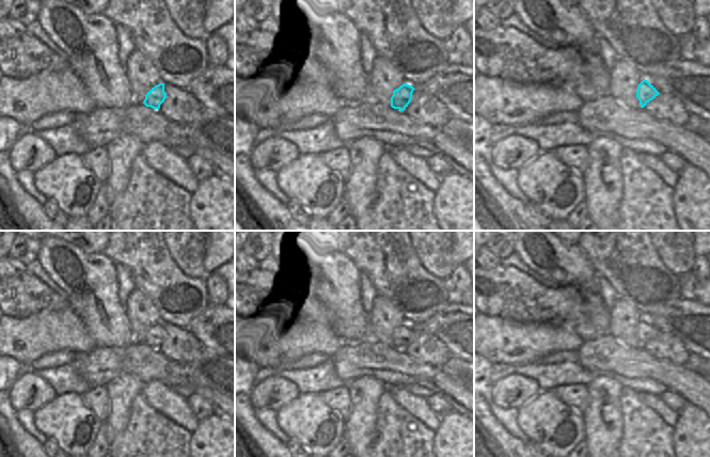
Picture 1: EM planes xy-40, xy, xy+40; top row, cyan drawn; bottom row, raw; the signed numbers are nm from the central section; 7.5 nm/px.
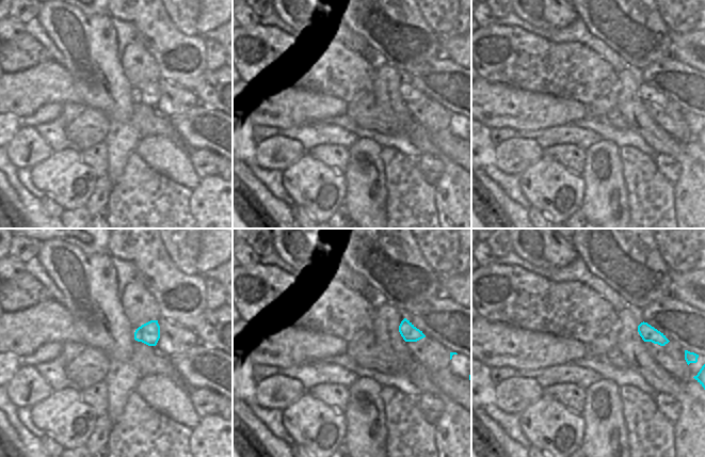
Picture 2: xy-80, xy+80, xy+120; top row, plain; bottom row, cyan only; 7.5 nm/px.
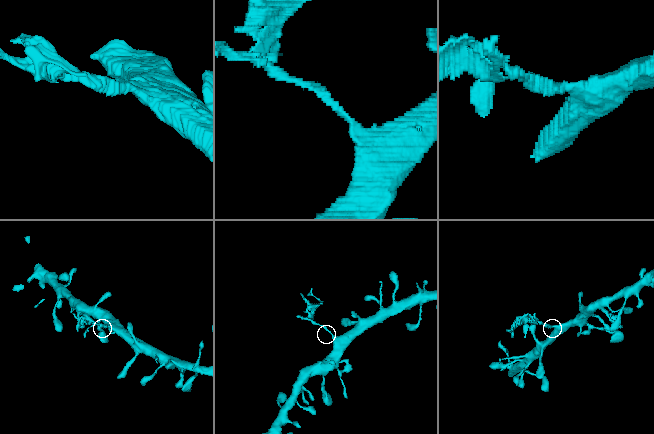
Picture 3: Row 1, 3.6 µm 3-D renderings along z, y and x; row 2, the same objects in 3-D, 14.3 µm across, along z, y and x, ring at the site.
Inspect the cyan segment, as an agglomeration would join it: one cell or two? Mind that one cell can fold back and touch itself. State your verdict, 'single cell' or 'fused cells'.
fused cells

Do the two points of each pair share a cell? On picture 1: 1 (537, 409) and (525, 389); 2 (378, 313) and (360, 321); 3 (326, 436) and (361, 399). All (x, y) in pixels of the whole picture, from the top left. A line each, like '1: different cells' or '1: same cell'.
1: different cells
2: different cells
3: different cells

